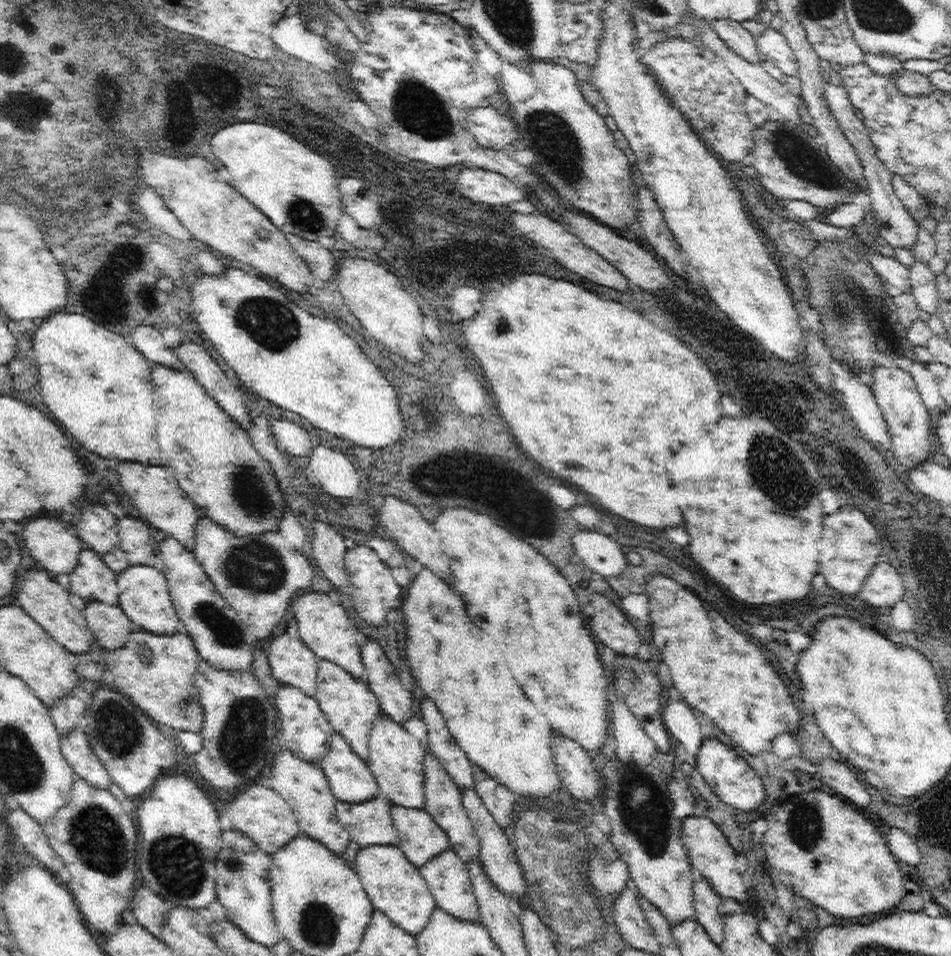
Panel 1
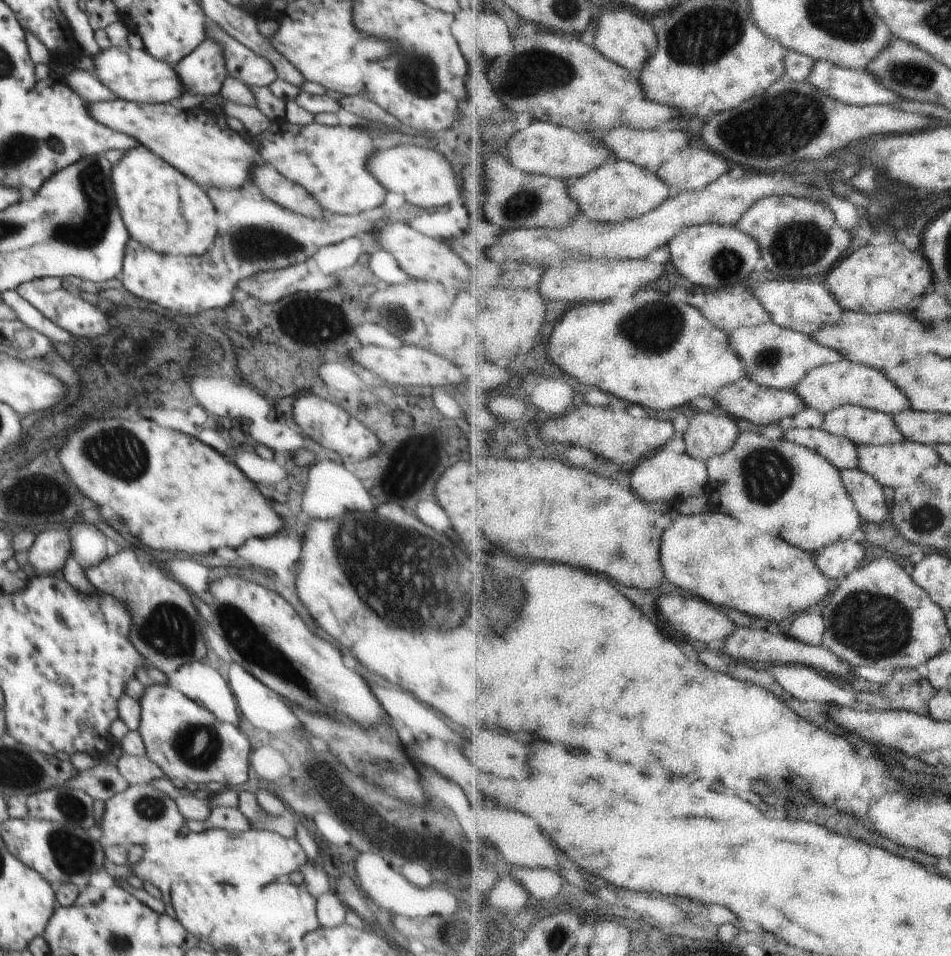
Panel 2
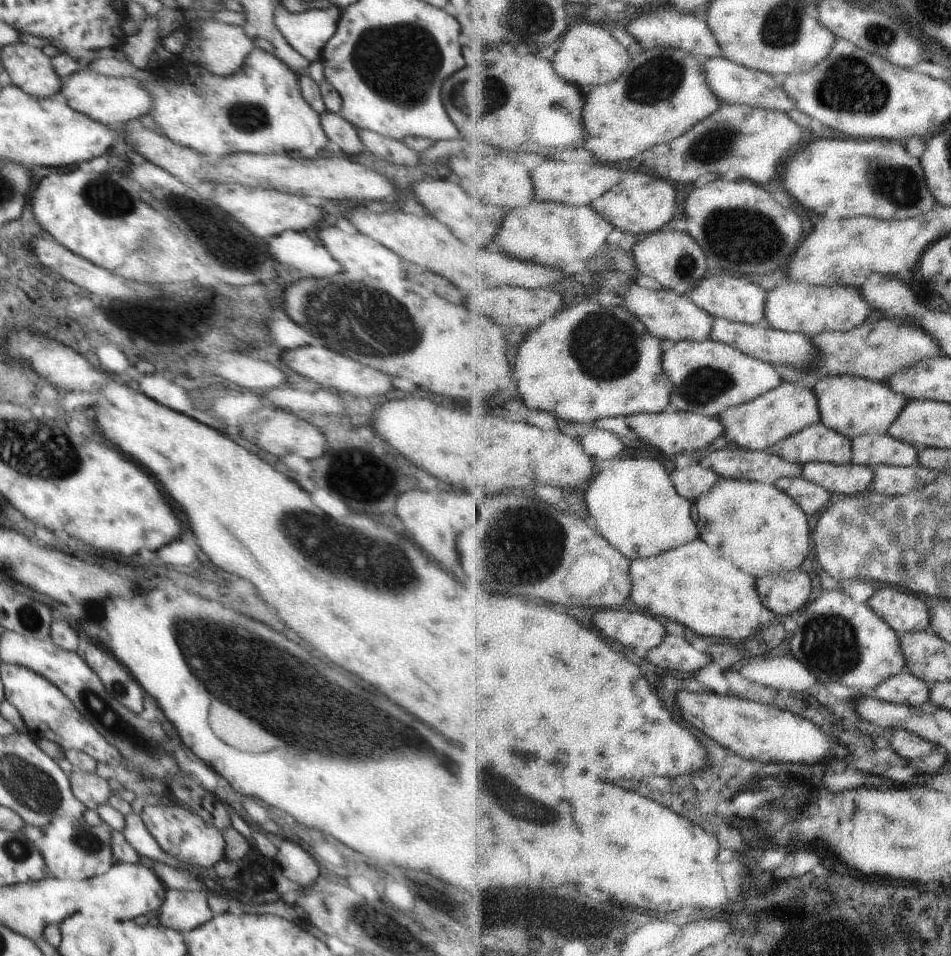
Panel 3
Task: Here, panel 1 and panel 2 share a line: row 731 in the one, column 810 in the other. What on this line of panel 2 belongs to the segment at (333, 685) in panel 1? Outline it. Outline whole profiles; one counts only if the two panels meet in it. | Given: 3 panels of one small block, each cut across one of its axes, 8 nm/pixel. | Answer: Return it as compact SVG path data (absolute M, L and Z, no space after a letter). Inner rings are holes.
M774 321L766 322L760 326L742 327L730 336L732 348L742 356L748 374L752 382L758 382L768 388L779 388L780 390L796 391L798 384L818 367L844 360L844 354L822 346L814 340L811 334L802 334L797 330L790 330L776 324Z

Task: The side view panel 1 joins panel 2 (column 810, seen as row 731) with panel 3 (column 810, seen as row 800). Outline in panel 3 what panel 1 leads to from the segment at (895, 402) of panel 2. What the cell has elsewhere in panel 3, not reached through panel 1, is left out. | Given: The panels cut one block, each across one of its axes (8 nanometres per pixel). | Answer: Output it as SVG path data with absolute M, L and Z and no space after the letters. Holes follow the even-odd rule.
M784 383L755 401L727 410L720 418L726 425L724 436L729 440L729 445L767 451L807 426L821 422L821 409L814 389L804 383Z

